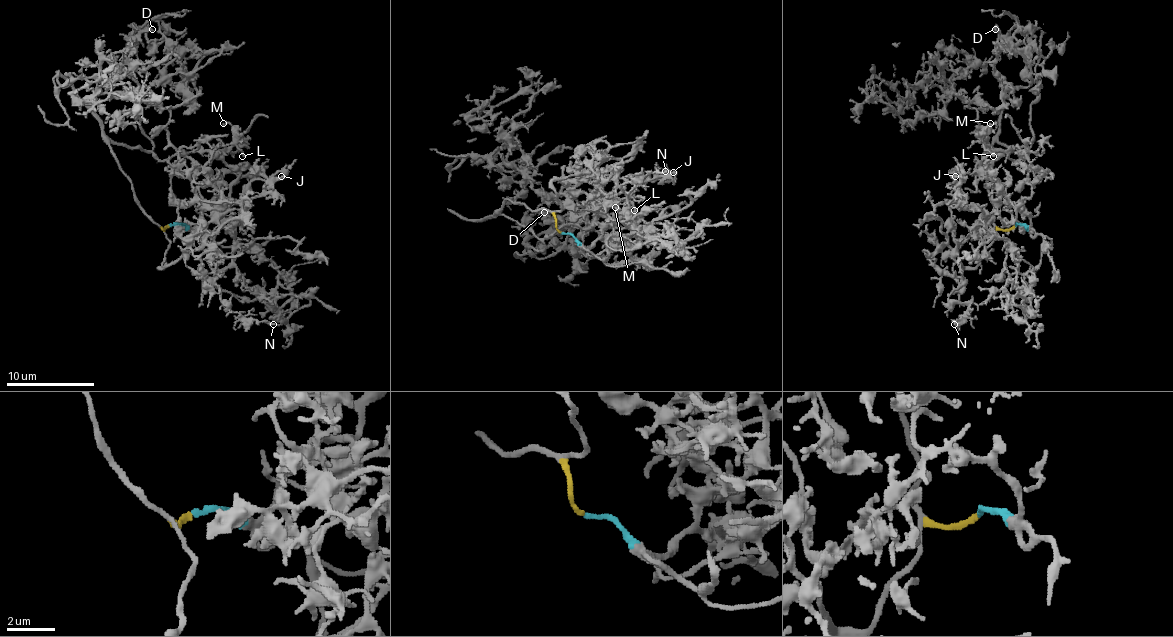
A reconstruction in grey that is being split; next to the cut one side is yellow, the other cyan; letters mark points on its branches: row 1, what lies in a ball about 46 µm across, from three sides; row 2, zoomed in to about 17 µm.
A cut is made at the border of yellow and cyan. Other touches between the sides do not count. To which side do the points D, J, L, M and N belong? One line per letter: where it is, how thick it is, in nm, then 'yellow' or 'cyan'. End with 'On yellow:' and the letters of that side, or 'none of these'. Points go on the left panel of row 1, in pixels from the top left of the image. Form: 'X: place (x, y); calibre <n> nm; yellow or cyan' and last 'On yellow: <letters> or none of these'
D: place (152, 29); calibre 260 nm; yellow
J: place (281, 176); calibre 170 nm; cyan
L: place (242, 156); calibre 200 nm; yellow
M: place (223, 123); calibre 160 nm; yellow
N: place (273, 324); calibre 240 nm; yellow
On yellow: D, L, M, N

